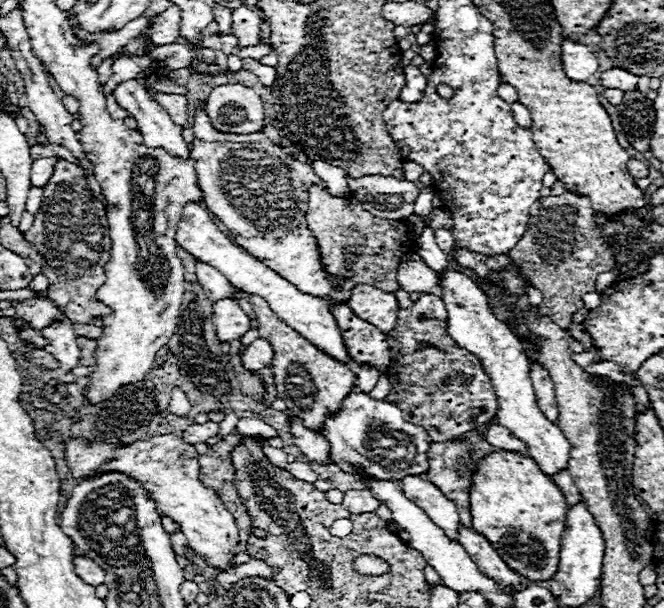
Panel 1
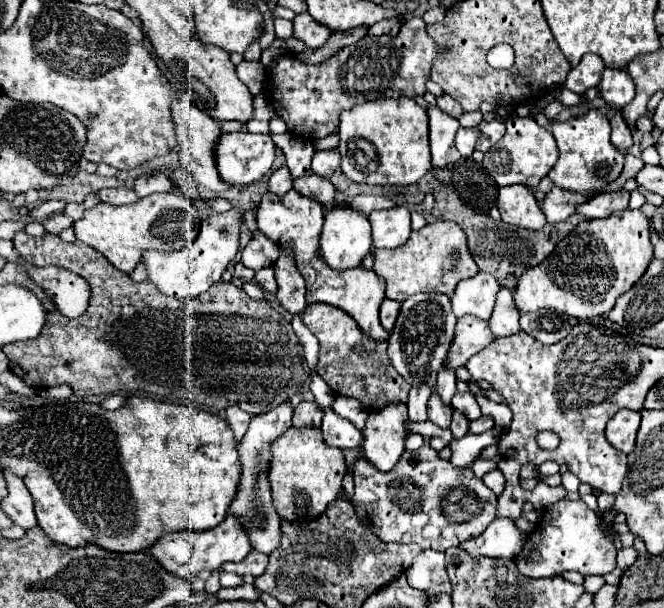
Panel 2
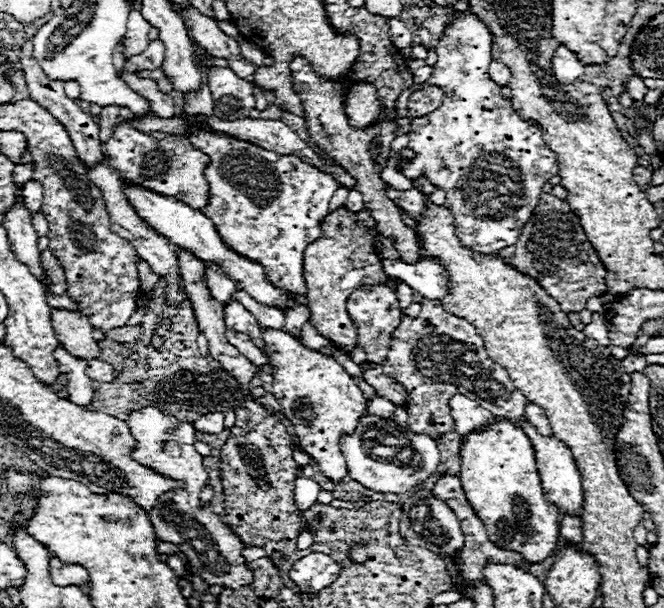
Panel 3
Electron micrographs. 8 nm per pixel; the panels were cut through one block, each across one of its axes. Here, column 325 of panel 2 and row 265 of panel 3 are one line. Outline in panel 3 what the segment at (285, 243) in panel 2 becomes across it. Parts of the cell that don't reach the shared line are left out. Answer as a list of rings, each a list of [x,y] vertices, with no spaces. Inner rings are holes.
[[[192,132],[188,134],[188,140],[192,140],[192,144],[200,148],[200,152],[208,152],[208,156],[212,156],[212,164],[208,164],[204,174],[210,186],[210,198],[208,206],[202,212],[210,220],[214,220],[222,242],[236,254],[262,264],[266,270],[266,280],[274,286],[290,290],[294,294],[306,294],[304,250],[308,244],[320,238],[320,224],[328,216],[328,202],[336,192],[338,182],[330,174],[324,174],[322,170],[302,162],[296,156],[276,154],[272,150],[264,150],[256,144],[248,144],[230,136]]]

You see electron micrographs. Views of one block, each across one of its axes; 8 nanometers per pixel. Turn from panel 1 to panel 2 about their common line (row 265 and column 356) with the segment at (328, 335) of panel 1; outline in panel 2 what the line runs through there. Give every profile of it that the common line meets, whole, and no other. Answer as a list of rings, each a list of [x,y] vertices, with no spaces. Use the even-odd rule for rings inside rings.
[[[334,202],[324,216],[324,228],[320,236],[320,254],[322,258],[336,270],[346,270],[352,266],[358,266],[362,258],[368,254],[372,246],[370,238],[370,224],[368,216],[362,216],[362,212],[354,212],[354,208],[346,208],[346,204]]]

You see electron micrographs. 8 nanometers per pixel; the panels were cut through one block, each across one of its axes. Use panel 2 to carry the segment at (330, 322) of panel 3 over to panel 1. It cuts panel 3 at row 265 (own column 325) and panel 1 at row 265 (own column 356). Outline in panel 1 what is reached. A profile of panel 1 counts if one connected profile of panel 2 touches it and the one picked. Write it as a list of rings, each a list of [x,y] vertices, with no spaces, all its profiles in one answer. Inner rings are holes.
[[[318,186],[310,188],[310,208],[306,212],[308,228],[312,230],[316,244],[320,246],[320,256],[326,272],[338,278],[352,278],[330,294],[332,304],[346,302],[350,290],[356,284],[370,284],[384,292],[396,292],[398,286],[398,266],[402,256],[414,250],[414,240],[408,232],[404,220],[382,220],[372,216],[356,198],[338,198]]]

